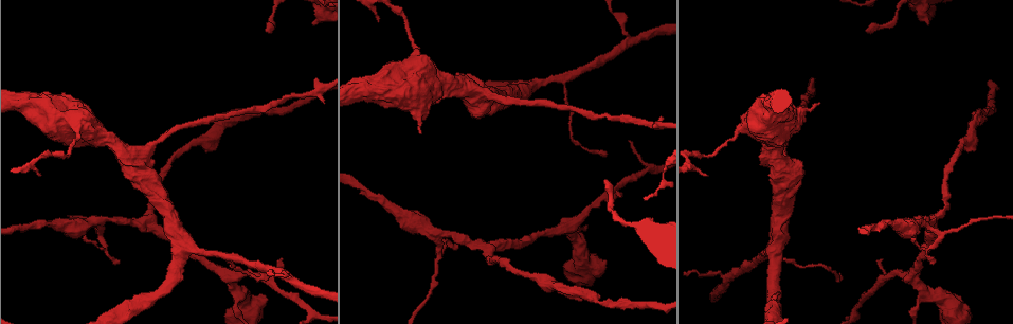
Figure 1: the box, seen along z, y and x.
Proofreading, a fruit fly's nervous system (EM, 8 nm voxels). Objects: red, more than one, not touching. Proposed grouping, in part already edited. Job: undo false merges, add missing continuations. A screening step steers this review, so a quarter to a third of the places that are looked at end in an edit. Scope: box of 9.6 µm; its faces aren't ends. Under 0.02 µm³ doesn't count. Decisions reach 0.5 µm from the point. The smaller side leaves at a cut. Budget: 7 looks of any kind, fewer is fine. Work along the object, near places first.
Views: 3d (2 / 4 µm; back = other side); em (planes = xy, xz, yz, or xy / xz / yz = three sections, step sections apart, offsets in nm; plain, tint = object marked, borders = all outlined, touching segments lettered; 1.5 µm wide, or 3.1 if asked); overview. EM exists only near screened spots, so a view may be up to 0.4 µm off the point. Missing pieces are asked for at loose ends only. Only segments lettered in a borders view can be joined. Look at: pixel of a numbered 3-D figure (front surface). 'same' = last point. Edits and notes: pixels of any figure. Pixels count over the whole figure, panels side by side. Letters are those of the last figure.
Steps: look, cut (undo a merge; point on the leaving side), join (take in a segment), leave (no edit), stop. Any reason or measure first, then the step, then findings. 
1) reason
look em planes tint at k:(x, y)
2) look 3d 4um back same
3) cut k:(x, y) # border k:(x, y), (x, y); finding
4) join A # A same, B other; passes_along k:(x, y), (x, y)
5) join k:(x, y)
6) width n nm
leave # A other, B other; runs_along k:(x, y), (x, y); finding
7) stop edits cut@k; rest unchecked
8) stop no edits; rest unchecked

thin neck
look em planes tint at 1:(600, 305)

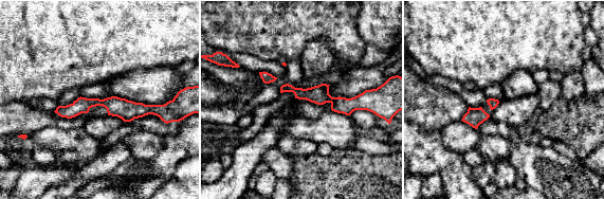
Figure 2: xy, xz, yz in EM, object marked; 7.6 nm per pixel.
see the neighbours
look em planes borders same

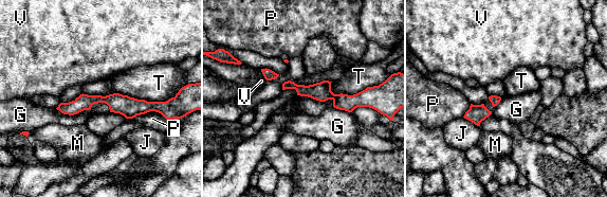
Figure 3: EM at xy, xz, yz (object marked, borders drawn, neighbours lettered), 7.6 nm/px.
longest_contact T 440 nm
leave # G other, J other, M other, P other, T other, V other; runs_along 3:(162, 106), (90, 100), (60, 107); all the same neuron

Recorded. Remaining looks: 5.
look 3d 4um at 1:(865, 30)

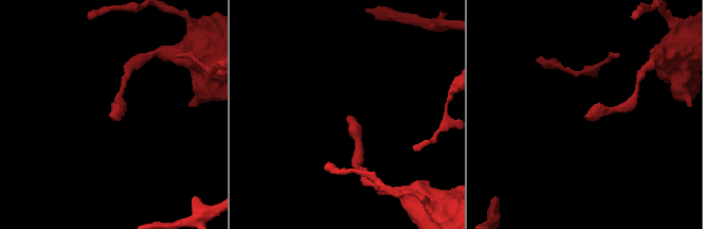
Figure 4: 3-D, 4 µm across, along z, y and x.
need the tissue
look em planes plain at 4:(109, 115)

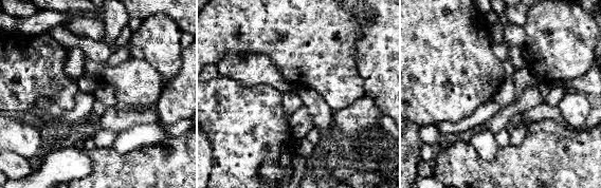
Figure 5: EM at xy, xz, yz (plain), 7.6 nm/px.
look em planes borders same

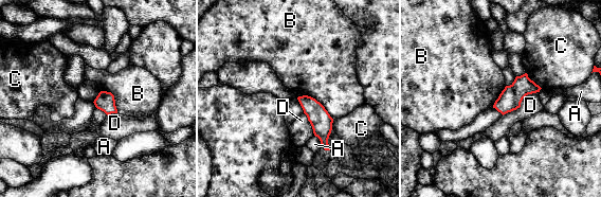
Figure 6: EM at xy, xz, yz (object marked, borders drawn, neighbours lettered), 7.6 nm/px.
width 150 nm; longest_contact D 320 nm
leave # A other, B other, C other, D other; no lettered segment goes on from it

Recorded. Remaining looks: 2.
branch stops here
look em xz step 4 borders at 1:(419, 132)

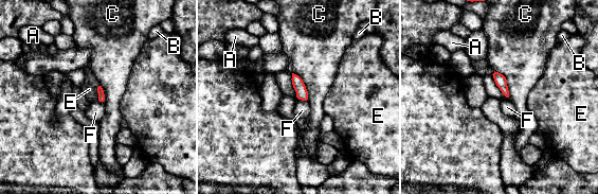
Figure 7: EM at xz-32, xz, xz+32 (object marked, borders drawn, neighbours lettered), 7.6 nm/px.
look em planes borders same

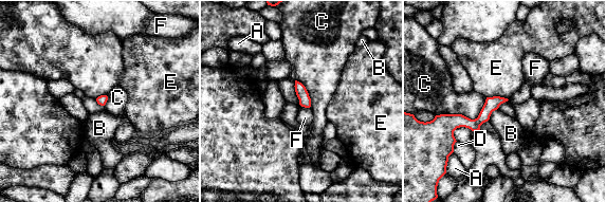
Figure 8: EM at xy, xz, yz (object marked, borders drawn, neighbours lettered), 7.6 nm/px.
leave # A other, B other, C other, D other, E other, F other; runs_along 8:(501, 99), (476, 122), (443, 117); no lettered segment goes on from it

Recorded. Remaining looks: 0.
stop no edits; rest unchecked

